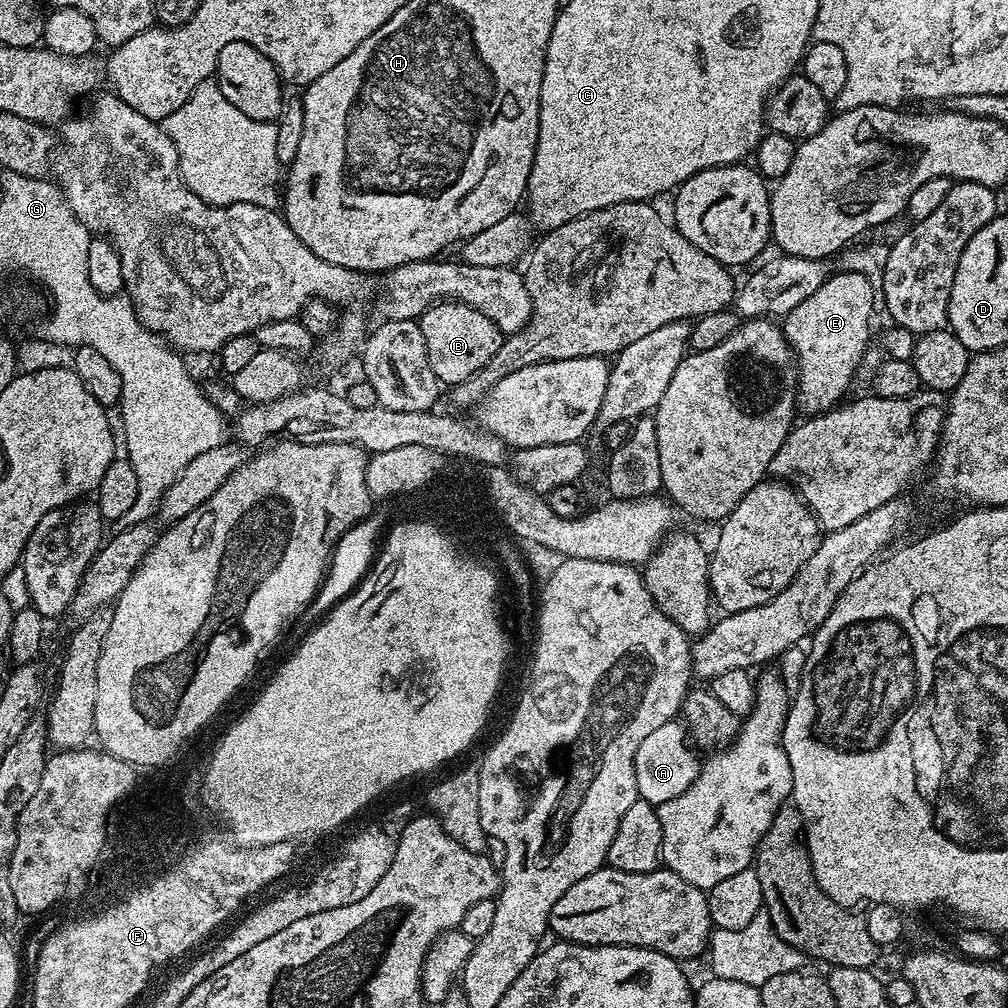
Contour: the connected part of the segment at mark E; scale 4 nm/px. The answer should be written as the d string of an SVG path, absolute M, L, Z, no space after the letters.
M840 270L829 276L822 286L818 286L818 290L814 290L806 302L794 306L794 310L783 317L782 331L792 347L792 355L796 357L796 406L801 413L804 411L805 417L831 412L845 399L848 386L854 382L856 367L870 346L868 319L874 315L872 303L876 298L865 276Z

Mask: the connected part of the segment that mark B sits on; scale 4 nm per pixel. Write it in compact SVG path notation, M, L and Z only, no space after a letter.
M437 302L418 317L422 338L426 338L426 358L430 358L430 370L440 379L441 385L451 386L466 382L470 374L482 370L494 354L498 354L502 334L486 314L478 314L465 304Z

